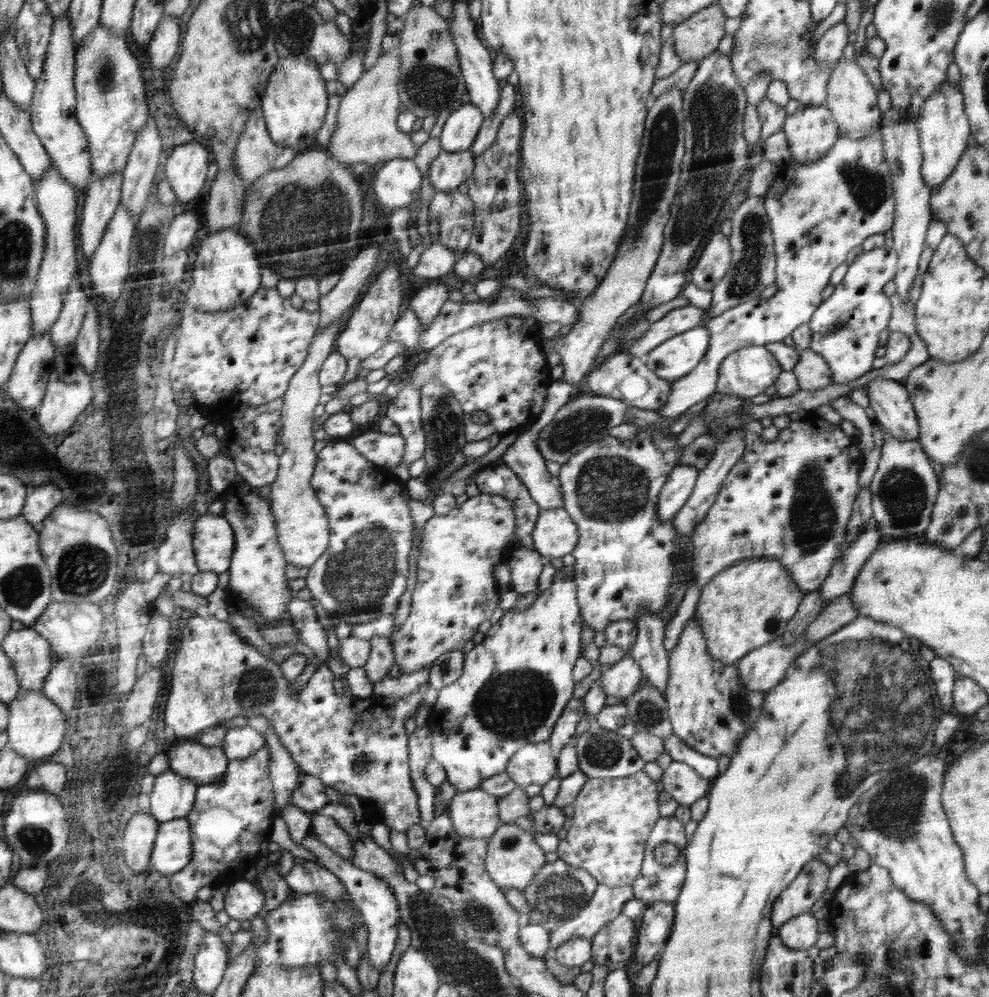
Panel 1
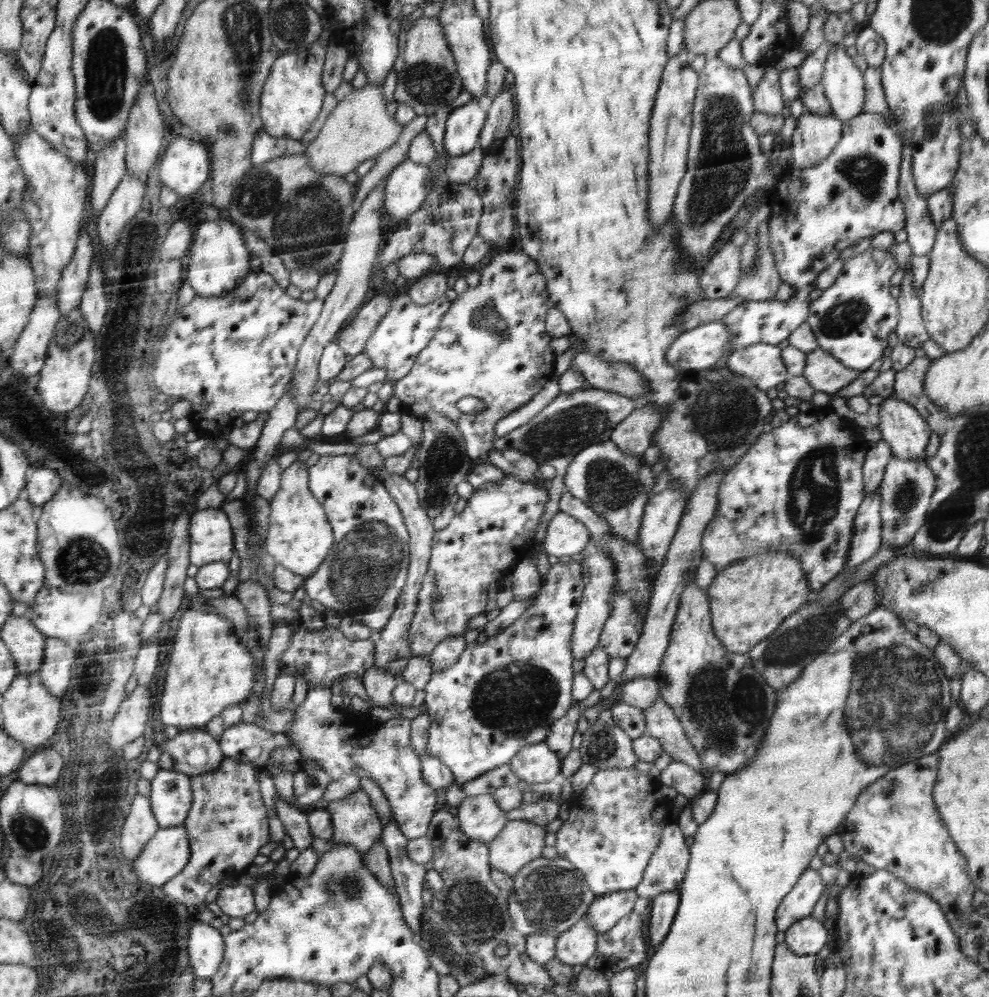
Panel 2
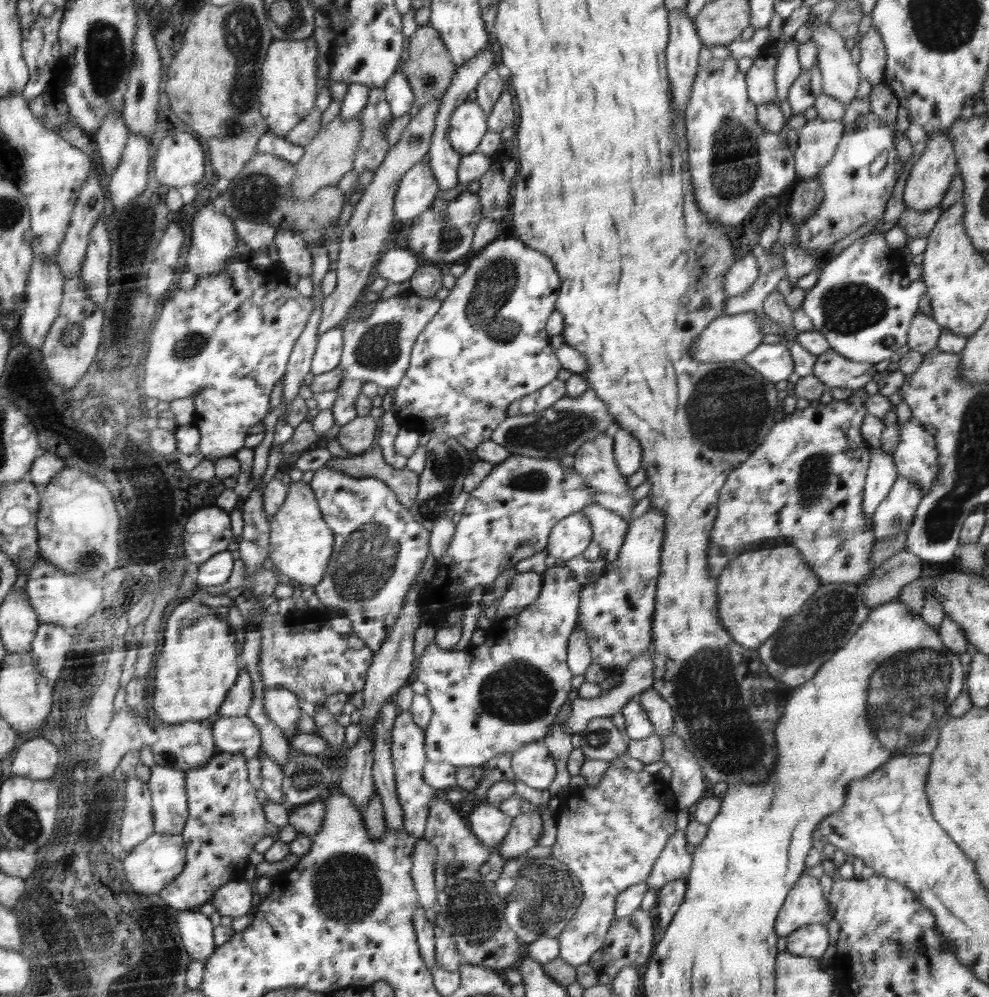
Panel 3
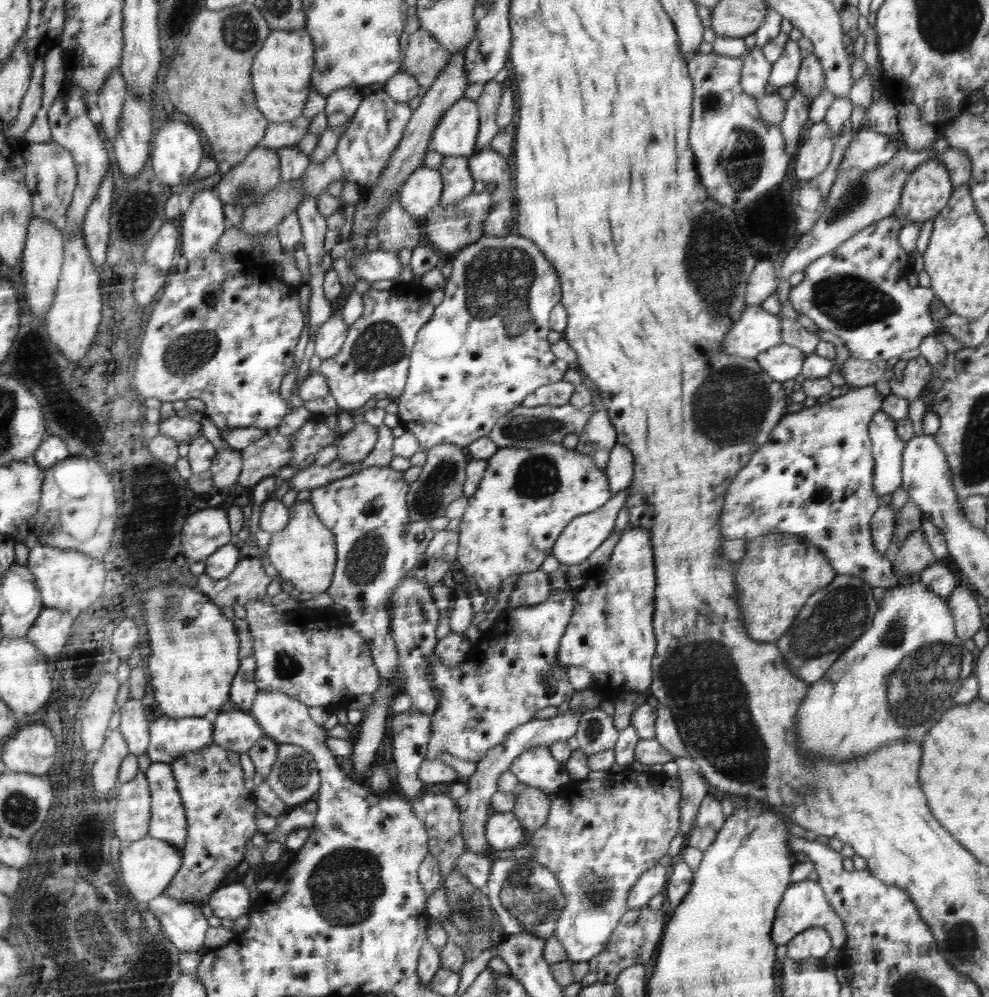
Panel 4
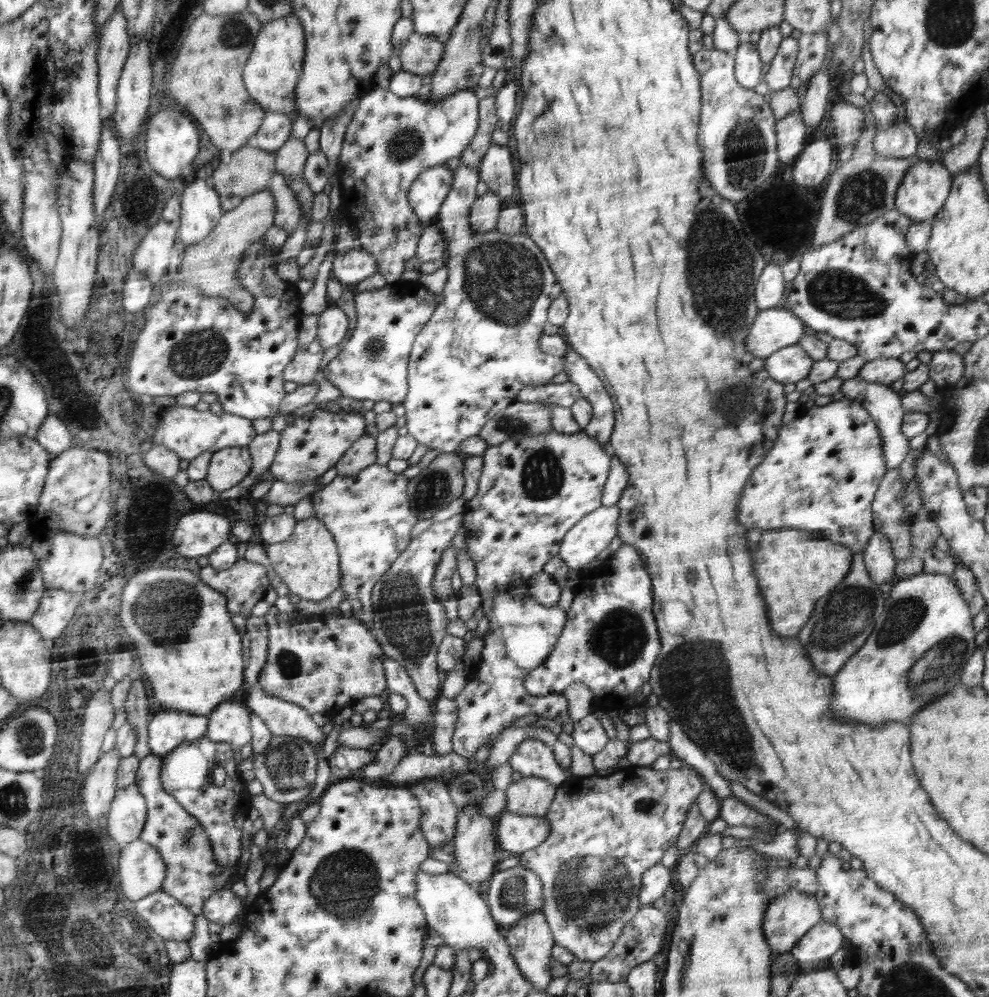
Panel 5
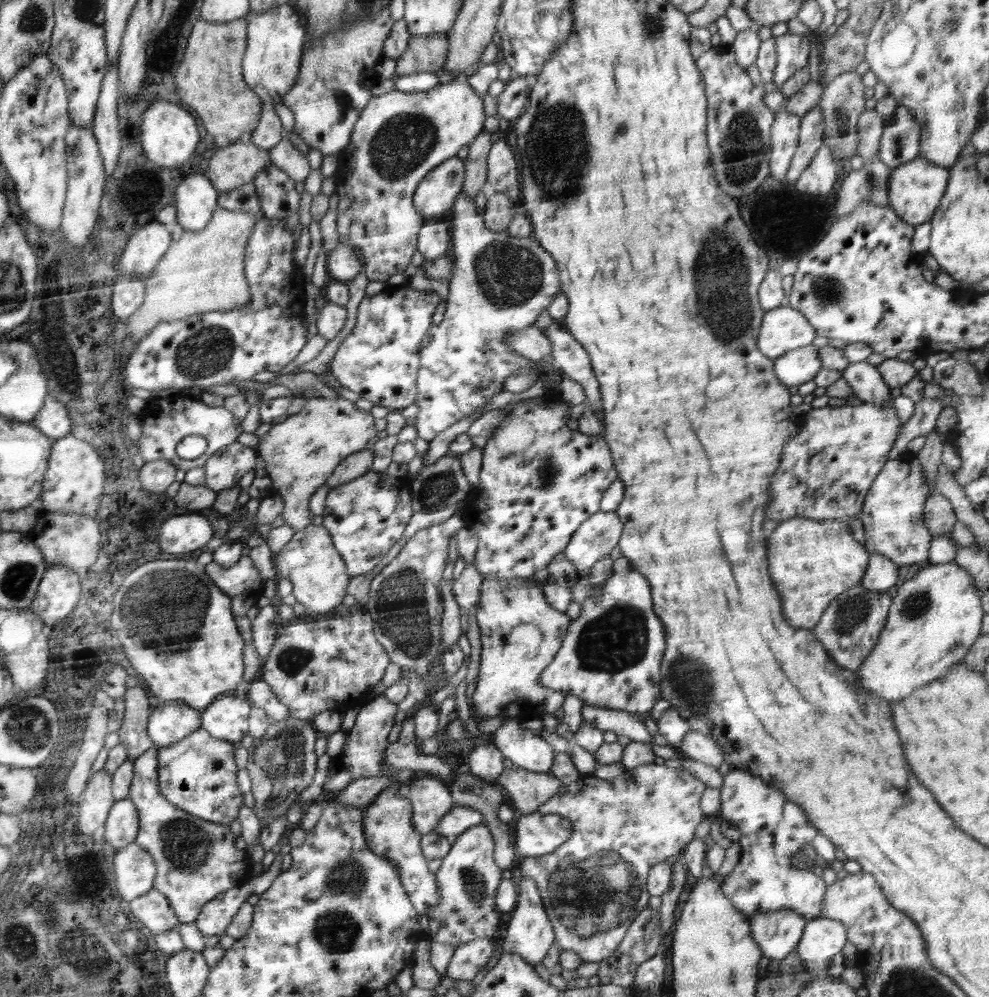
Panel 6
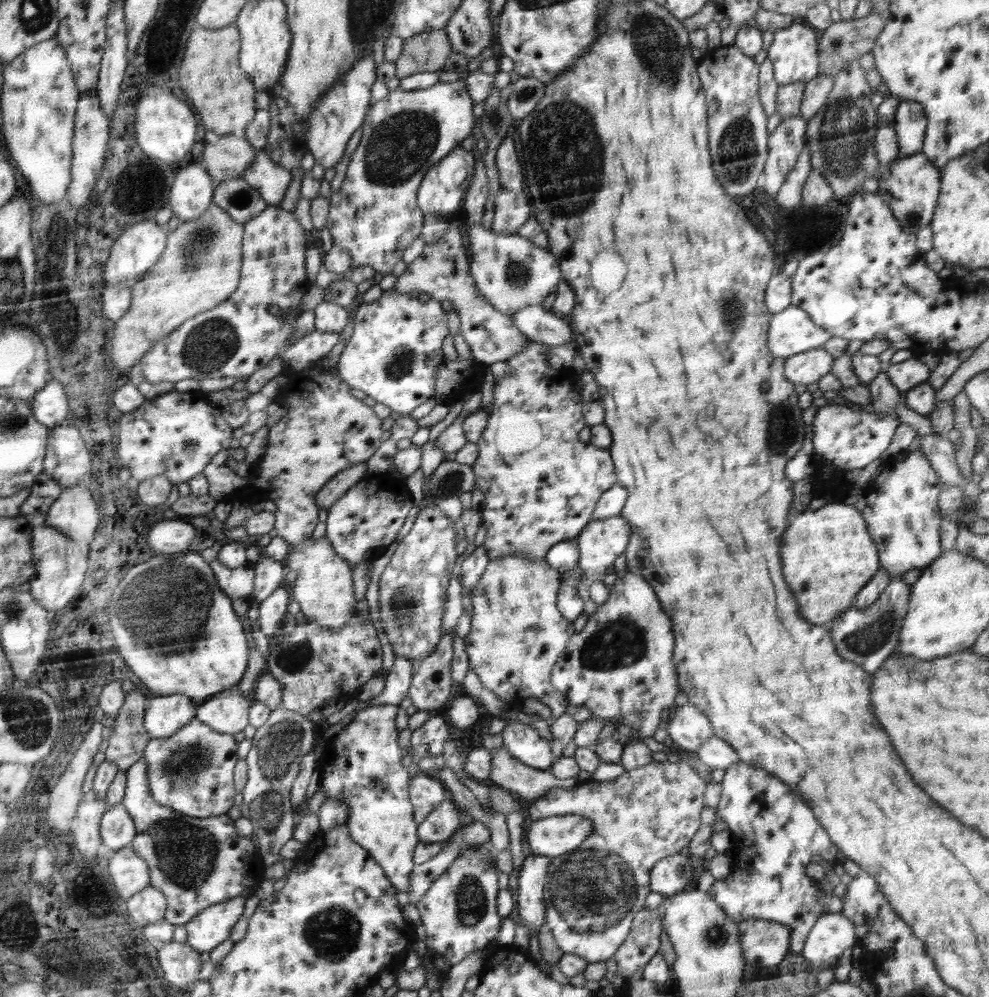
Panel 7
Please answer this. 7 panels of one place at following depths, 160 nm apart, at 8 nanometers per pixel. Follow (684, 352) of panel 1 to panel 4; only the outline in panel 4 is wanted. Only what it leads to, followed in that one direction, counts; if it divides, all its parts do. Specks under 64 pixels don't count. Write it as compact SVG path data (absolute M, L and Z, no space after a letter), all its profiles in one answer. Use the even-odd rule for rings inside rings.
M749 306L722 342L725 352L755 359L761 352L782 343L781 321L780 316L766 312L761 306Z

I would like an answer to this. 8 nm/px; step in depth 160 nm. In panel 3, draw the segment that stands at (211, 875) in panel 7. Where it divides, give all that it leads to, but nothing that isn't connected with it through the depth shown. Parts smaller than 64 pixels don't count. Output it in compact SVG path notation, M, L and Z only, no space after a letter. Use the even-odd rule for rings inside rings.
M155 765L148 785L152 791L155 832L181 834L189 817L185 770Z

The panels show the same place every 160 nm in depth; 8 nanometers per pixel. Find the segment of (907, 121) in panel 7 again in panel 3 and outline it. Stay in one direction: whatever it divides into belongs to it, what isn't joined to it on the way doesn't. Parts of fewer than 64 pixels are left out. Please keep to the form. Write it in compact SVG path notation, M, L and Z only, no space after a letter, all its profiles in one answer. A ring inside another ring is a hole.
M872 112L859 116L854 126L846 128L828 165L824 166L814 179L810 179L820 183L824 198L822 204L814 210L814 214L804 219L796 230L800 249L820 250L830 254L837 250L844 237L858 231L863 224L882 217L903 169L898 160L894 135L892 127L880 124ZM884 152L888 158L887 164L878 176L872 176L870 166L876 157Z

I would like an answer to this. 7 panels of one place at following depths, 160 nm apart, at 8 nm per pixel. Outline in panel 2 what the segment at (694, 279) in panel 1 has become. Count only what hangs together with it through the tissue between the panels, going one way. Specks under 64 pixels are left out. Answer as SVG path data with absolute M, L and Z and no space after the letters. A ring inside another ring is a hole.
M727 243L710 258L702 269L700 285L704 289L704 299L726 298L741 279L741 249Z

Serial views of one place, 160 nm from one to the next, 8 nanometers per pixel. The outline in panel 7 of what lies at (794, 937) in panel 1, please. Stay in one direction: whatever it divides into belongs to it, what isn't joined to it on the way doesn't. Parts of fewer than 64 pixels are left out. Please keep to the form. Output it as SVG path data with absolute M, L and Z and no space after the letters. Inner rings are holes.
M841 912L824 913L812 926L801 955L818 974L834 969L841 954L856 944L855 922Z

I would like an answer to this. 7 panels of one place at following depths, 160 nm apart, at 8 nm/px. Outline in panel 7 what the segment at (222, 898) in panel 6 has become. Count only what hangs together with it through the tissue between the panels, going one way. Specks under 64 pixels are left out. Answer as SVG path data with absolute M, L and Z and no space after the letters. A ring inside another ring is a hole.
M242 893L222 904L209 906L185 924L187 942L199 953L211 952L229 937L232 927L244 916L245 902L253 899L250 893Z

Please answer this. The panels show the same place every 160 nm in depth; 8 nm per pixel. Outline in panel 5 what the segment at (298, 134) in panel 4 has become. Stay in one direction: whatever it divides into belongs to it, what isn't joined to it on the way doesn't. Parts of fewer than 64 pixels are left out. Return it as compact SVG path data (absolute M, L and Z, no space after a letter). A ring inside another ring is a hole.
M266 111L264 124L258 132L249 139L250 146L256 146L260 150L277 151L291 137L293 122L287 114Z

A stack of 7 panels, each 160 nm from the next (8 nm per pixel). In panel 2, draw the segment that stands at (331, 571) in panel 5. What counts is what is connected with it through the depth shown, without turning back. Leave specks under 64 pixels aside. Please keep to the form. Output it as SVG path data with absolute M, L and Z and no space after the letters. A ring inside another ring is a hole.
M296 459L281 474L281 485L270 500L266 552L281 564L304 578L312 576L320 568L333 543L333 528L318 499L308 490L308 468L304 461Z

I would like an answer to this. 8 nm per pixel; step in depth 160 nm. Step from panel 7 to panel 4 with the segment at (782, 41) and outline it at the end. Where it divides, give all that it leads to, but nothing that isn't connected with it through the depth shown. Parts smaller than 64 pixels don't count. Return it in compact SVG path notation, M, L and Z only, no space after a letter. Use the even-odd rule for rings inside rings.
M788 39L784 51L780 57L773 62L771 73L769 76L769 84L782 88L797 84L797 76L800 65L802 64L802 56L796 41Z

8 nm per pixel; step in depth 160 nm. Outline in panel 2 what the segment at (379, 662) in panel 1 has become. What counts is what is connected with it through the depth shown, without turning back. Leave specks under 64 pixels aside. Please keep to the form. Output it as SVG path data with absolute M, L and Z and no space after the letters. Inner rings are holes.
M372 666L362 678L364 689L368 694L369 701L373 702L376 706L376 713L381 716L388 715L384 706L394 704L392 699L392 692L396 686L397 678L390 676L386 672L386 668L376 668Z

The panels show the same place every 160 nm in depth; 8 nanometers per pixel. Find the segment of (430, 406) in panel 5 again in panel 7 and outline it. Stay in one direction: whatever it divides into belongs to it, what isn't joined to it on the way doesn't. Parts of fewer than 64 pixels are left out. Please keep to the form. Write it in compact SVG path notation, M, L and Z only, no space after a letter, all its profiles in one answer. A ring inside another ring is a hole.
M467 222L464 232L469 236L471 273L477 290L502 314L512 317L530 305L541 305L542 300L555 292L562 276L558 259L547 249L517 233L496 233L486 230L481 223ZM472 355L469 359L457 357L446 361L440 368L436 387L437 403L452 405L463 399L466 394L476 392L482 386L485 372L484 363L478 362Z

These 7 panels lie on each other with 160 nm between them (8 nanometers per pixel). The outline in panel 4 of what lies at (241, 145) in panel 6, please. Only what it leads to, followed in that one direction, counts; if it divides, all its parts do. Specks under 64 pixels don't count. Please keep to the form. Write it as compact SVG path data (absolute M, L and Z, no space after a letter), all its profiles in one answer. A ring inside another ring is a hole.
M258 146L244 161L222 174L218 194L224 205L253 206L281 183L281 161L276 151Z

